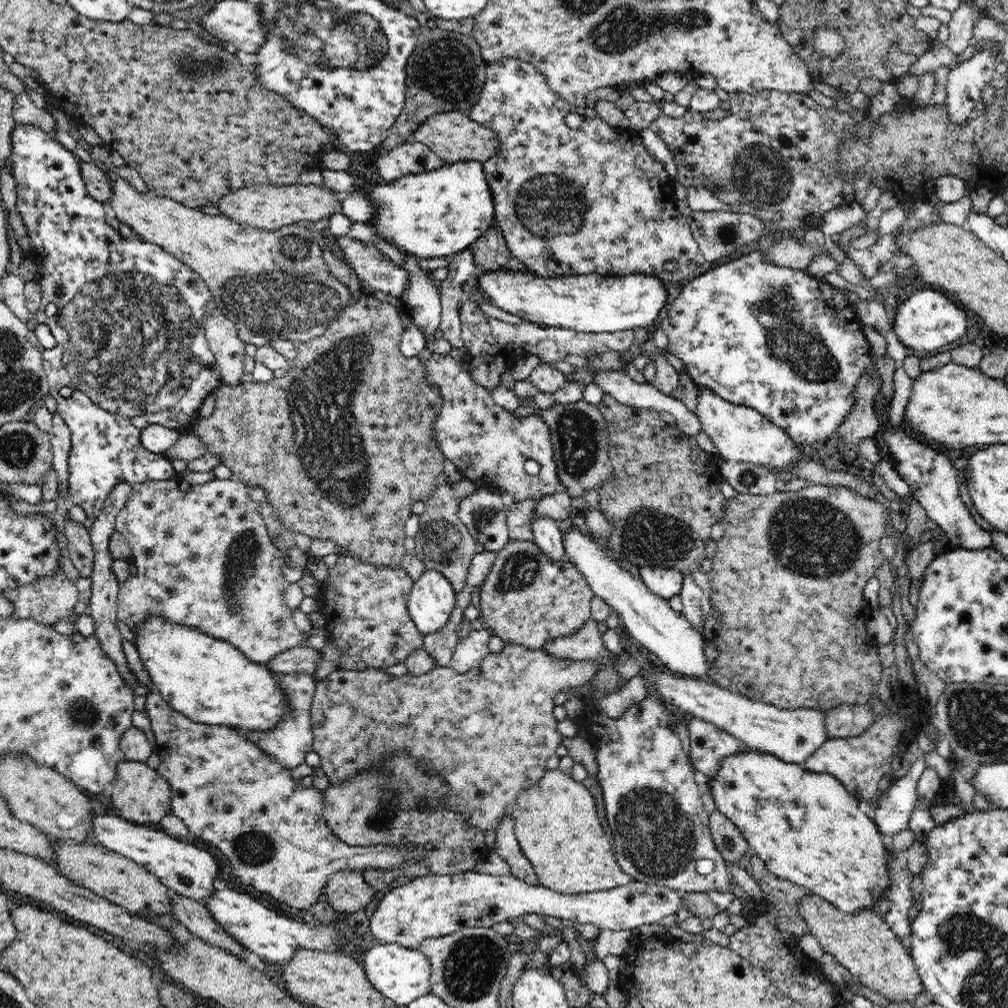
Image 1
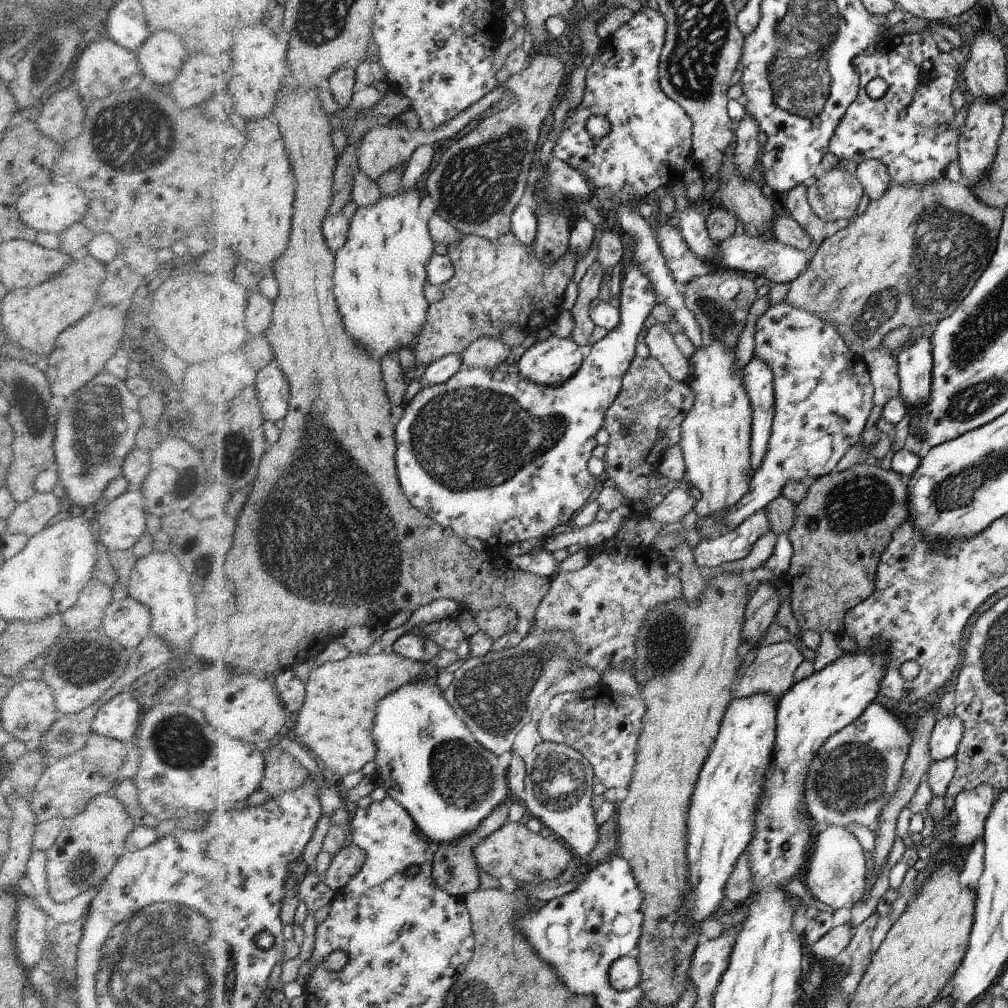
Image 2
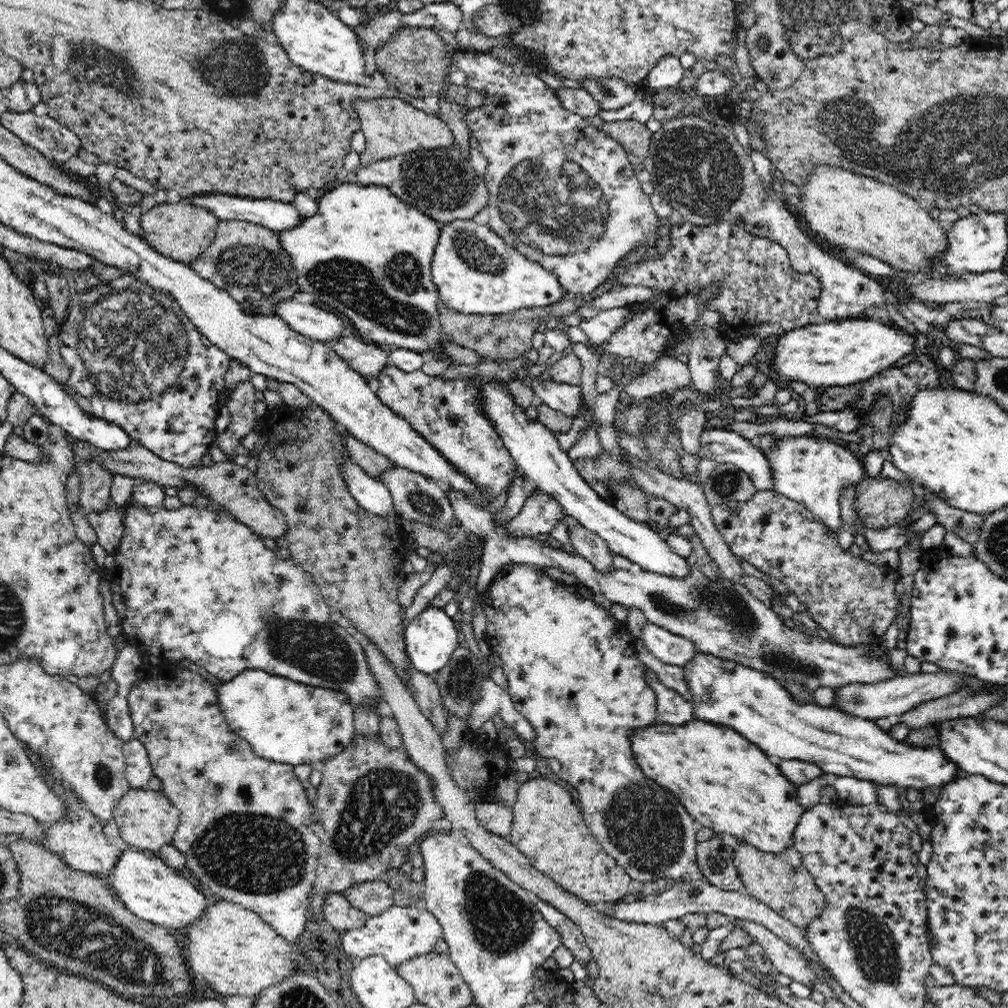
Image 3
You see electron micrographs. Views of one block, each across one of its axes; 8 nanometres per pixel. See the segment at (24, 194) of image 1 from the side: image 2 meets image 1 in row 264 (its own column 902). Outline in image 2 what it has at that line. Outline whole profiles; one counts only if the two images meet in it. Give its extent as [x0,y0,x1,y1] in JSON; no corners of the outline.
[830,30,963,188]

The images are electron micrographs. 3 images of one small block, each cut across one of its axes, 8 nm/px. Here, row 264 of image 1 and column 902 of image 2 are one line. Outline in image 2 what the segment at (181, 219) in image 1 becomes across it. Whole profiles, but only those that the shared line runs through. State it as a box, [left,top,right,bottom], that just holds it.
[785,175,1005,357]

